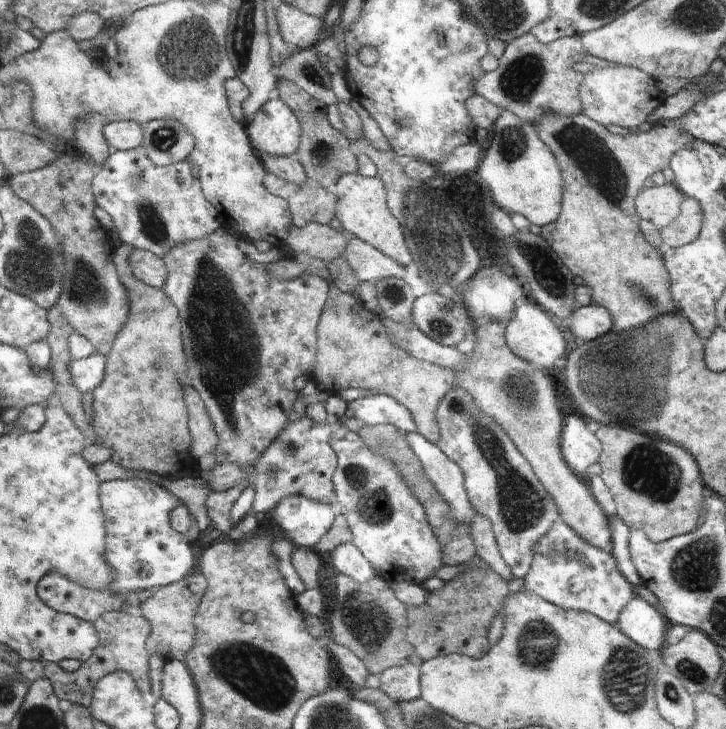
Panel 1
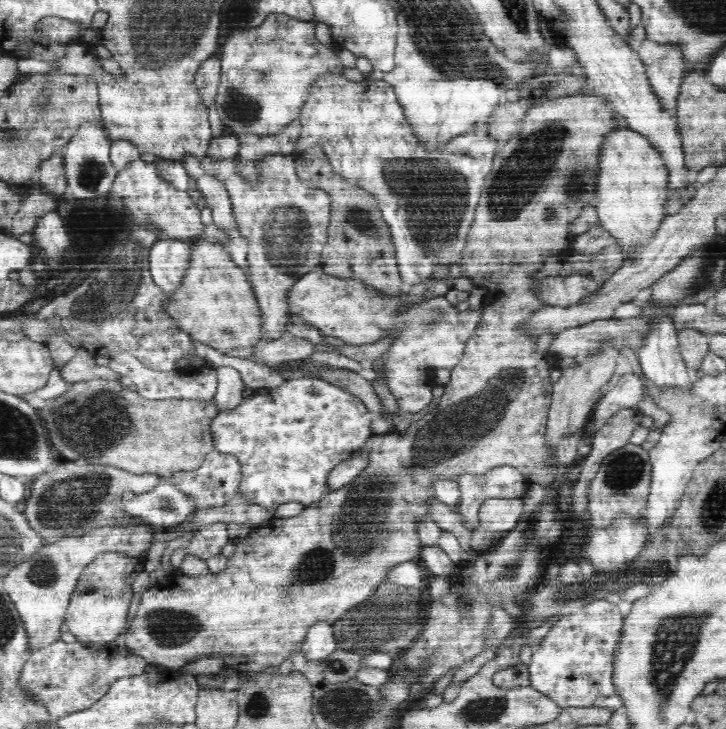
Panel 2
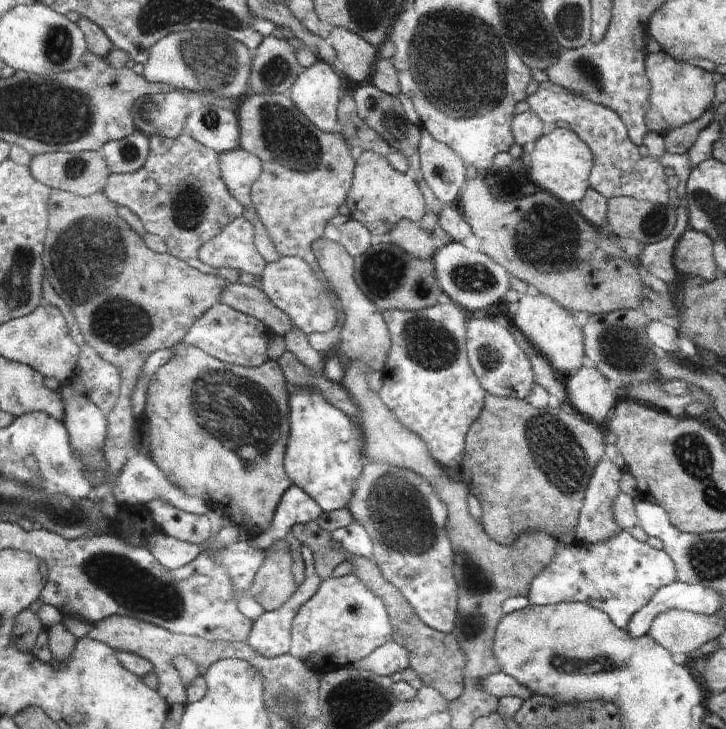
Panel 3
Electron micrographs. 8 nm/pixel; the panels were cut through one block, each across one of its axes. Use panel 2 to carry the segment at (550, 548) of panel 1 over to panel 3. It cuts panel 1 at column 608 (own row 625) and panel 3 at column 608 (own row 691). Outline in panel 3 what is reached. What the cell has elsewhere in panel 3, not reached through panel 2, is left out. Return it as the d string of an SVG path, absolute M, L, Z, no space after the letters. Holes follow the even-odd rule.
M619 531L598 543L575 540L568 545L560 544L549 564L531 582L527 598L534 605L579 601L603 611L616 627L626 629L656 590L674 583L677 578L670 555L634 540L628 531Z

